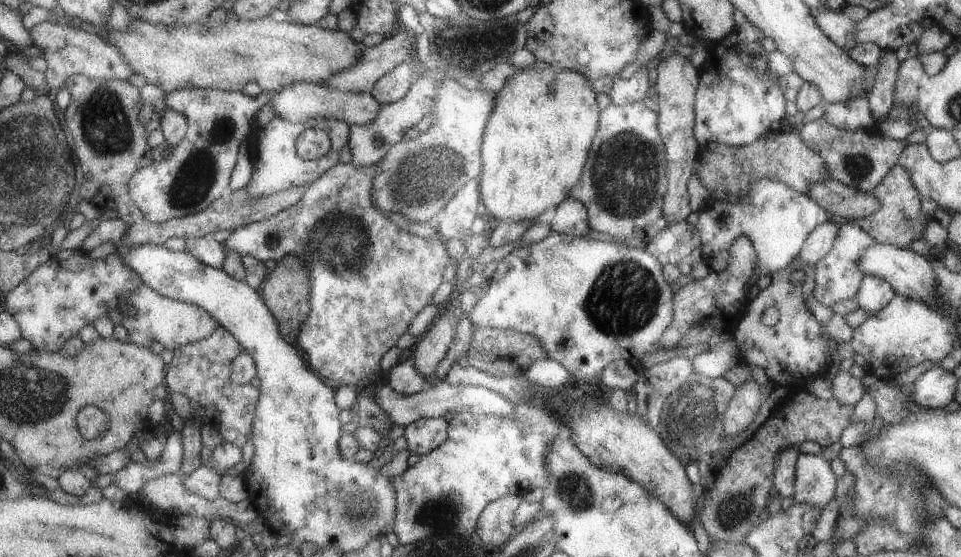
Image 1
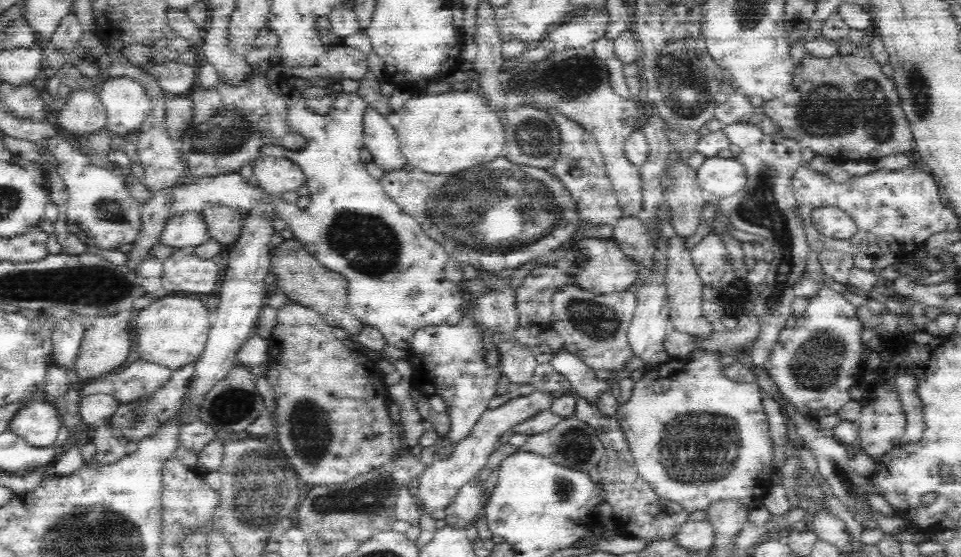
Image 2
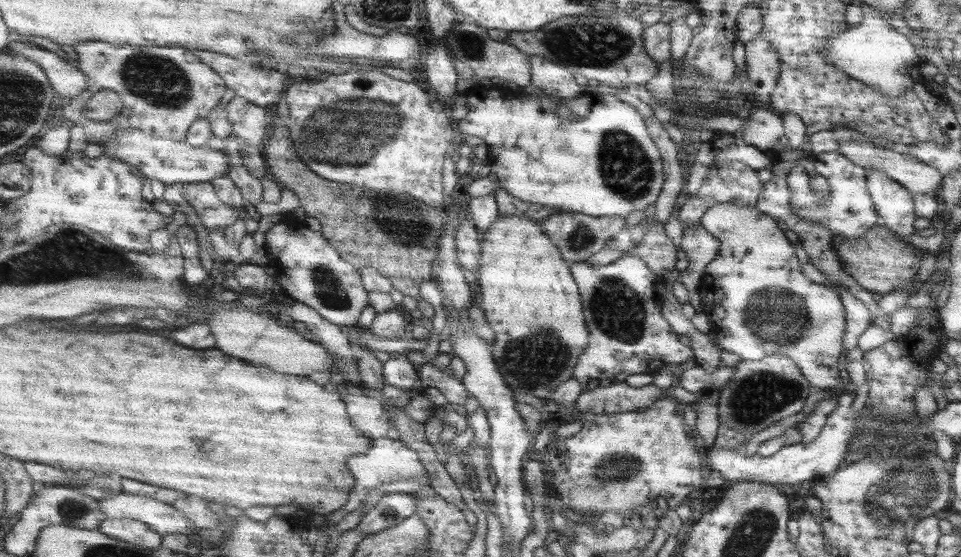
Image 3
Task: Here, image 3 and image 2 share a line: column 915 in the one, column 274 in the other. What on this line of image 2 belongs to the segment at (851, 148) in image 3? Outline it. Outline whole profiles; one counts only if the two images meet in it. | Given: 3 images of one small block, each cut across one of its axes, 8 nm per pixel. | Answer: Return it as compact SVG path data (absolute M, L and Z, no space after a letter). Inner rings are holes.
M260 156L256 162L252 162L252 168L258 188L266 190L268 194L284 196L288 192L298 192L302 186L308 186L302 168L286 158Z

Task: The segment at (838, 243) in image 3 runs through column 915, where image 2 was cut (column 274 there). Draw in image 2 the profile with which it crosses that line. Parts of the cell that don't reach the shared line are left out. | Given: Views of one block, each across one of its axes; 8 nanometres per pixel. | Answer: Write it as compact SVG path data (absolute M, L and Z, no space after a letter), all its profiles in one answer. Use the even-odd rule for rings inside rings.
M284 240L278 248L272 250L272 264L270 272L276 274L276 292L284 292L288 300L298 302L302 306L308 306L322 314L322 318L332 326L332 328L342 328L352 340L366 328L360 318L354 316L350 304L348 304L348 280L342 274L336 274L334 270L328 270L322 266L298 240Z

